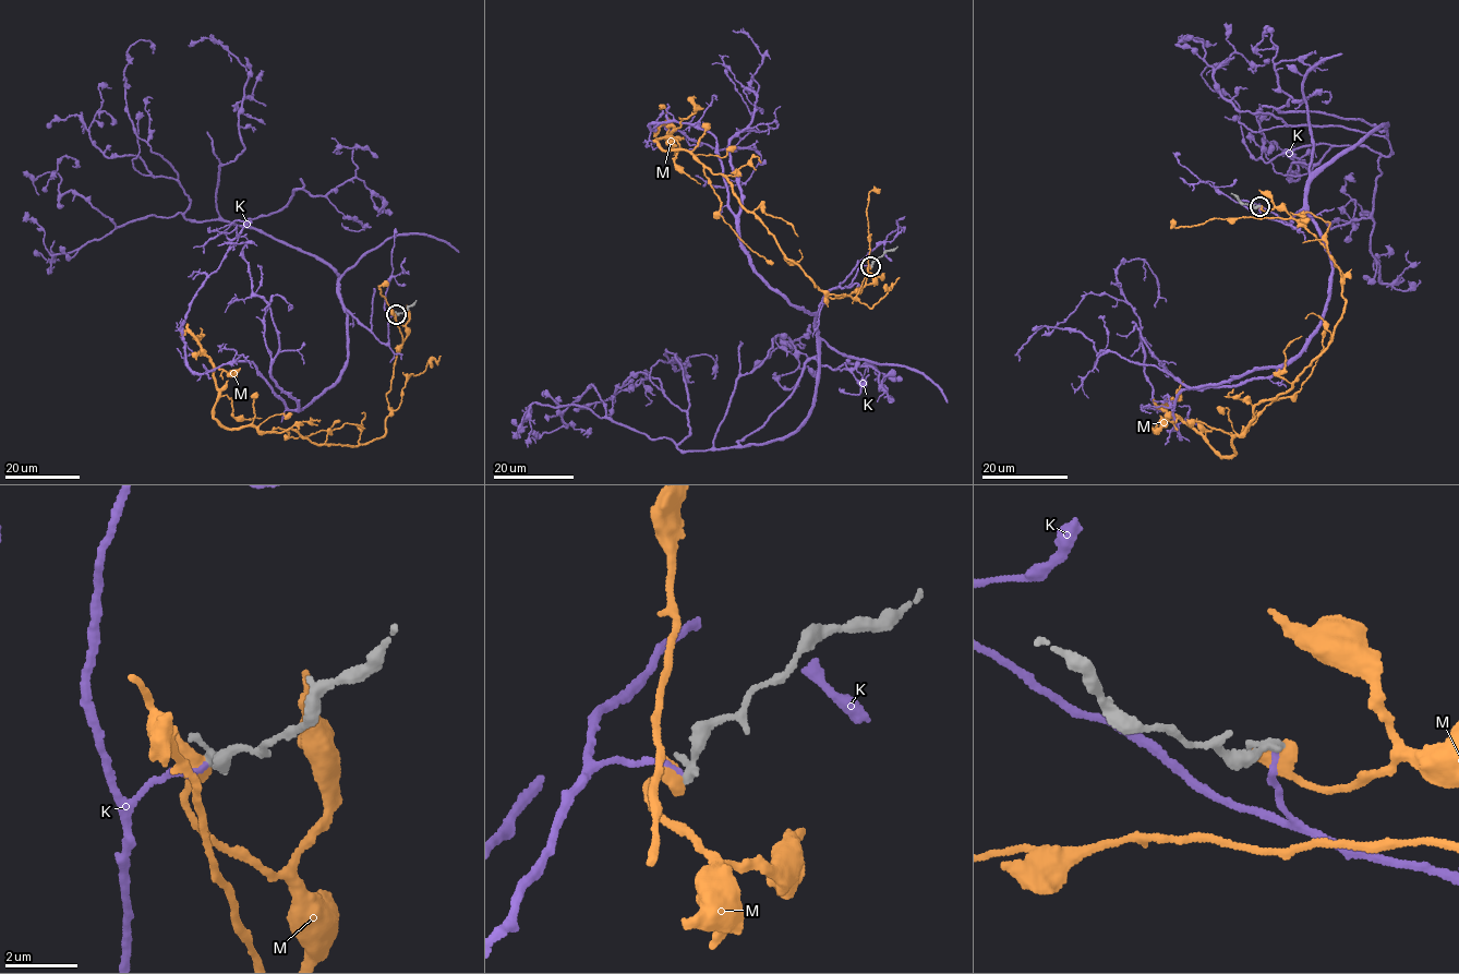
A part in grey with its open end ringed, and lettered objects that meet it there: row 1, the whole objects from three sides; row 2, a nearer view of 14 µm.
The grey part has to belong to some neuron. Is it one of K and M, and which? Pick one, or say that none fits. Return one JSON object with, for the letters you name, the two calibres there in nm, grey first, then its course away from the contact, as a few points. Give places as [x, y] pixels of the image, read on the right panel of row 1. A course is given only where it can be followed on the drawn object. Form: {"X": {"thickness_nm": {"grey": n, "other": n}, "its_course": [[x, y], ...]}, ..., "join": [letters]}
{"K": {"thickness_nm": {"grey": 320, "other": 170}, "its_course": [[1259, 206], [1317, 229], [1326, 308], [1271, 375], [1183, 389], [1181, 439], [1119, 266], [1148, 266], [1155, 308]]}, "join": ["K"]}

